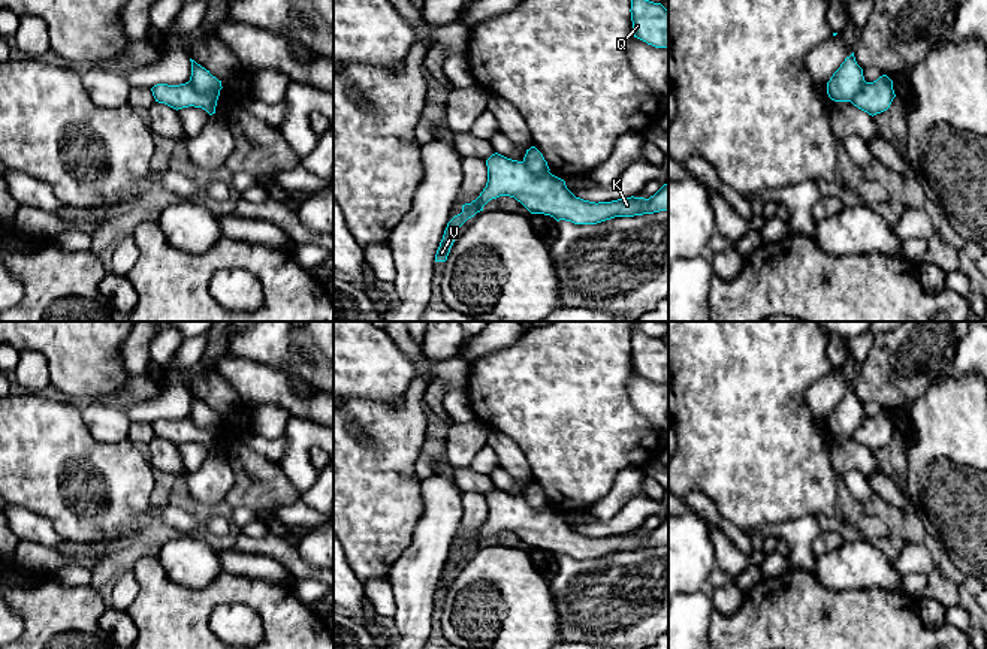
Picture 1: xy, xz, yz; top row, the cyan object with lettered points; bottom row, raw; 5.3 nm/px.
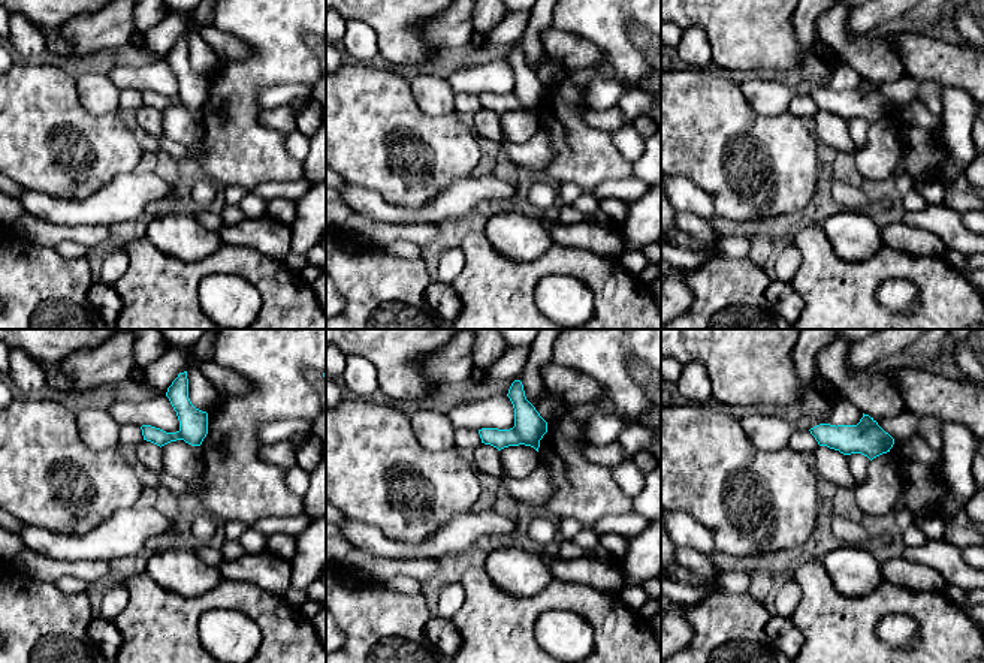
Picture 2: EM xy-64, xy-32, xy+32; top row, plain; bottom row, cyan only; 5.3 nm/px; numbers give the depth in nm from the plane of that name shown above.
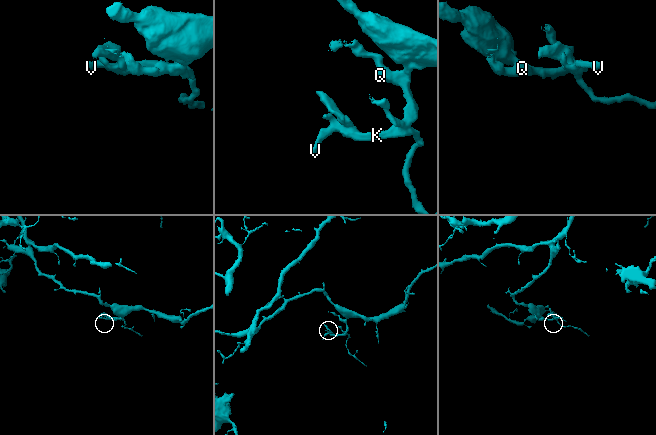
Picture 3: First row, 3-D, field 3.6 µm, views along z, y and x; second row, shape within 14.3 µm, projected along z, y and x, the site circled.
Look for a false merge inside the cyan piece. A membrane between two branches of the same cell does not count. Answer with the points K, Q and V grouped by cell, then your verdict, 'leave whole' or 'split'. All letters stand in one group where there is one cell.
K Q V | leave whole

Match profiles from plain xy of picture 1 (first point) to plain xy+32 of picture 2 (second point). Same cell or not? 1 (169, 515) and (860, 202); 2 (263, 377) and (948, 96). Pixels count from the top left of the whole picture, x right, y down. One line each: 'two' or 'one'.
1: one
2: two

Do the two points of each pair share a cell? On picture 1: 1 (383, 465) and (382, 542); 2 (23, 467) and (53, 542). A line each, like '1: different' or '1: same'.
1: same
2: different

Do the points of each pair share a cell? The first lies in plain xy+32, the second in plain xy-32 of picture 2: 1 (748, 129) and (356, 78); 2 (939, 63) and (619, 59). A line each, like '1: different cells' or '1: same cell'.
1: same cell
2: different cells

